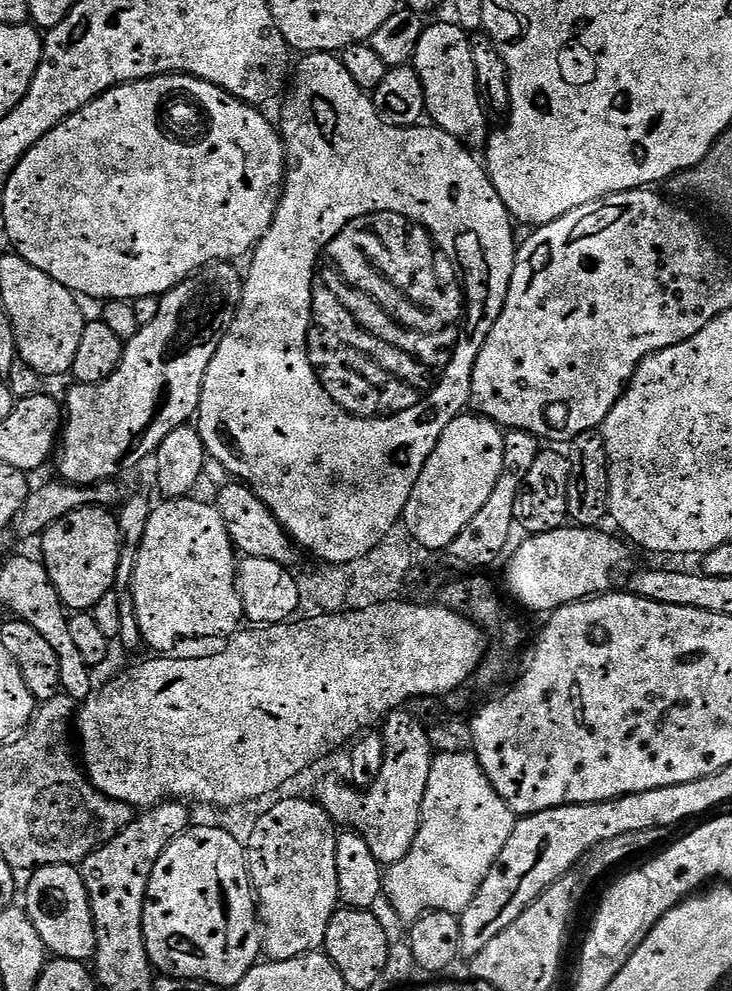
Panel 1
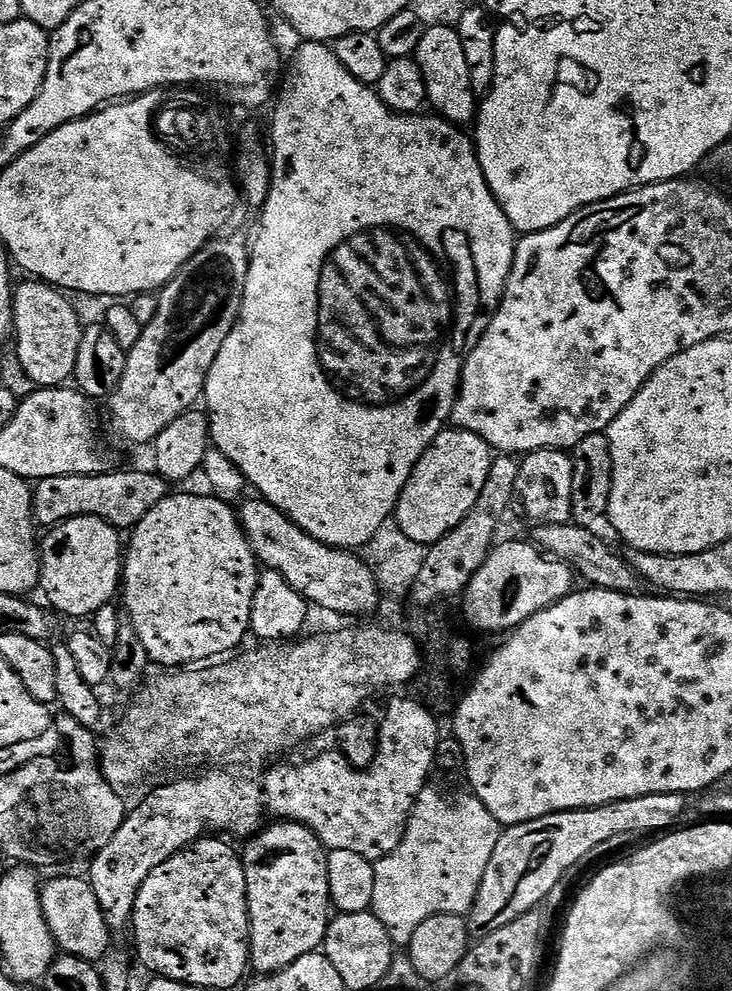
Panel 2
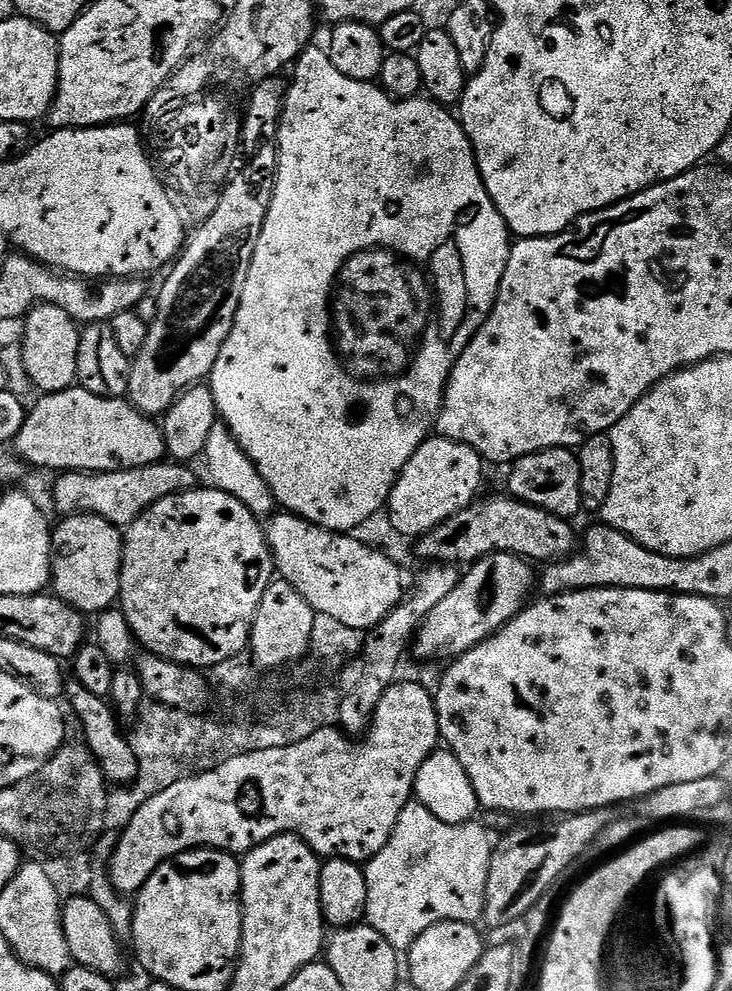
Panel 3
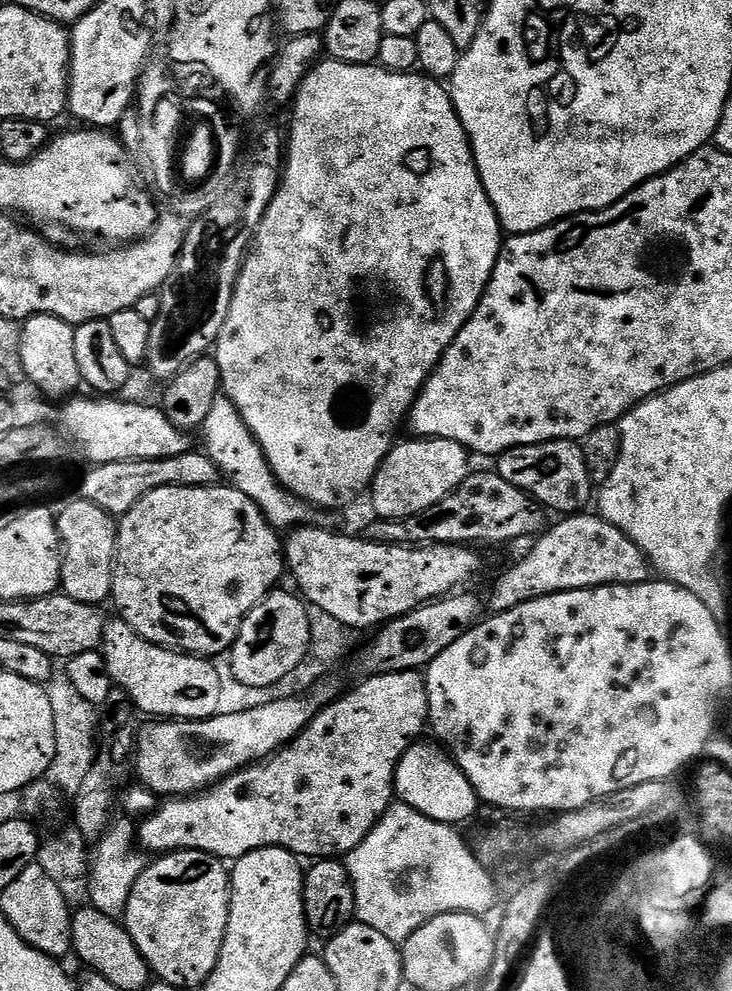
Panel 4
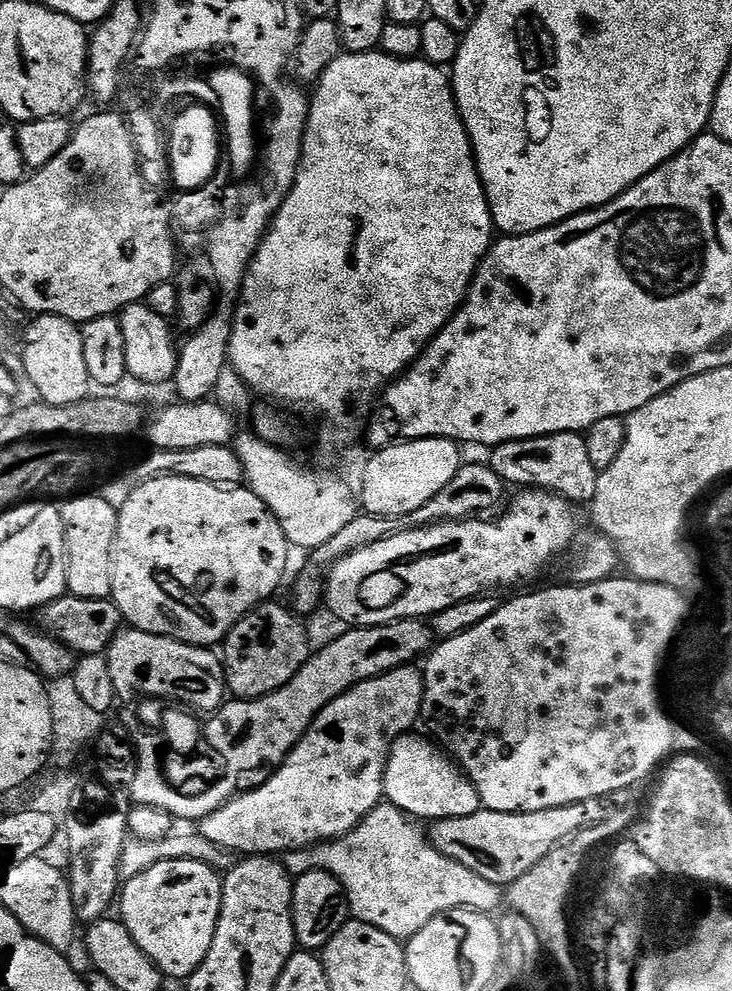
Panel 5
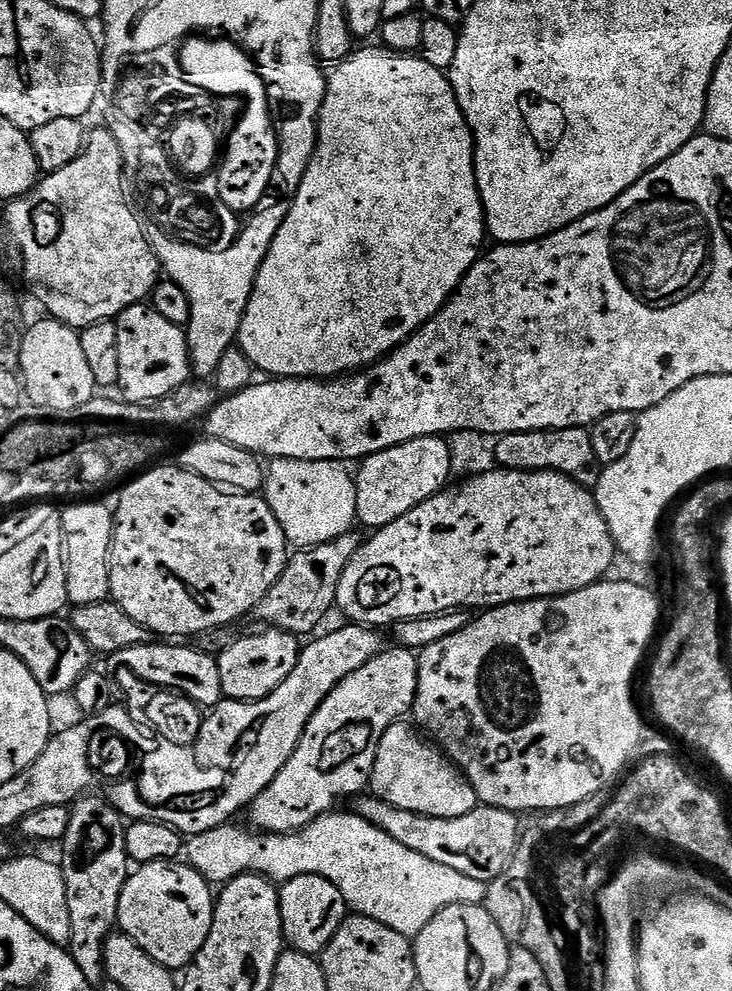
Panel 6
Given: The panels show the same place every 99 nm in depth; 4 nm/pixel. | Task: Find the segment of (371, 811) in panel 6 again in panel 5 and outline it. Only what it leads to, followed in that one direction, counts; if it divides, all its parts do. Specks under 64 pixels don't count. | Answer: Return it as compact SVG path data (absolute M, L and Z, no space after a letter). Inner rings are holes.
M602 798L532 812L490 811L481 807L462 818L435 821L428 830L429 843L443 856L462 862L479 877L506 888L539 863L562 838L602 822L609 809L607 801Z

